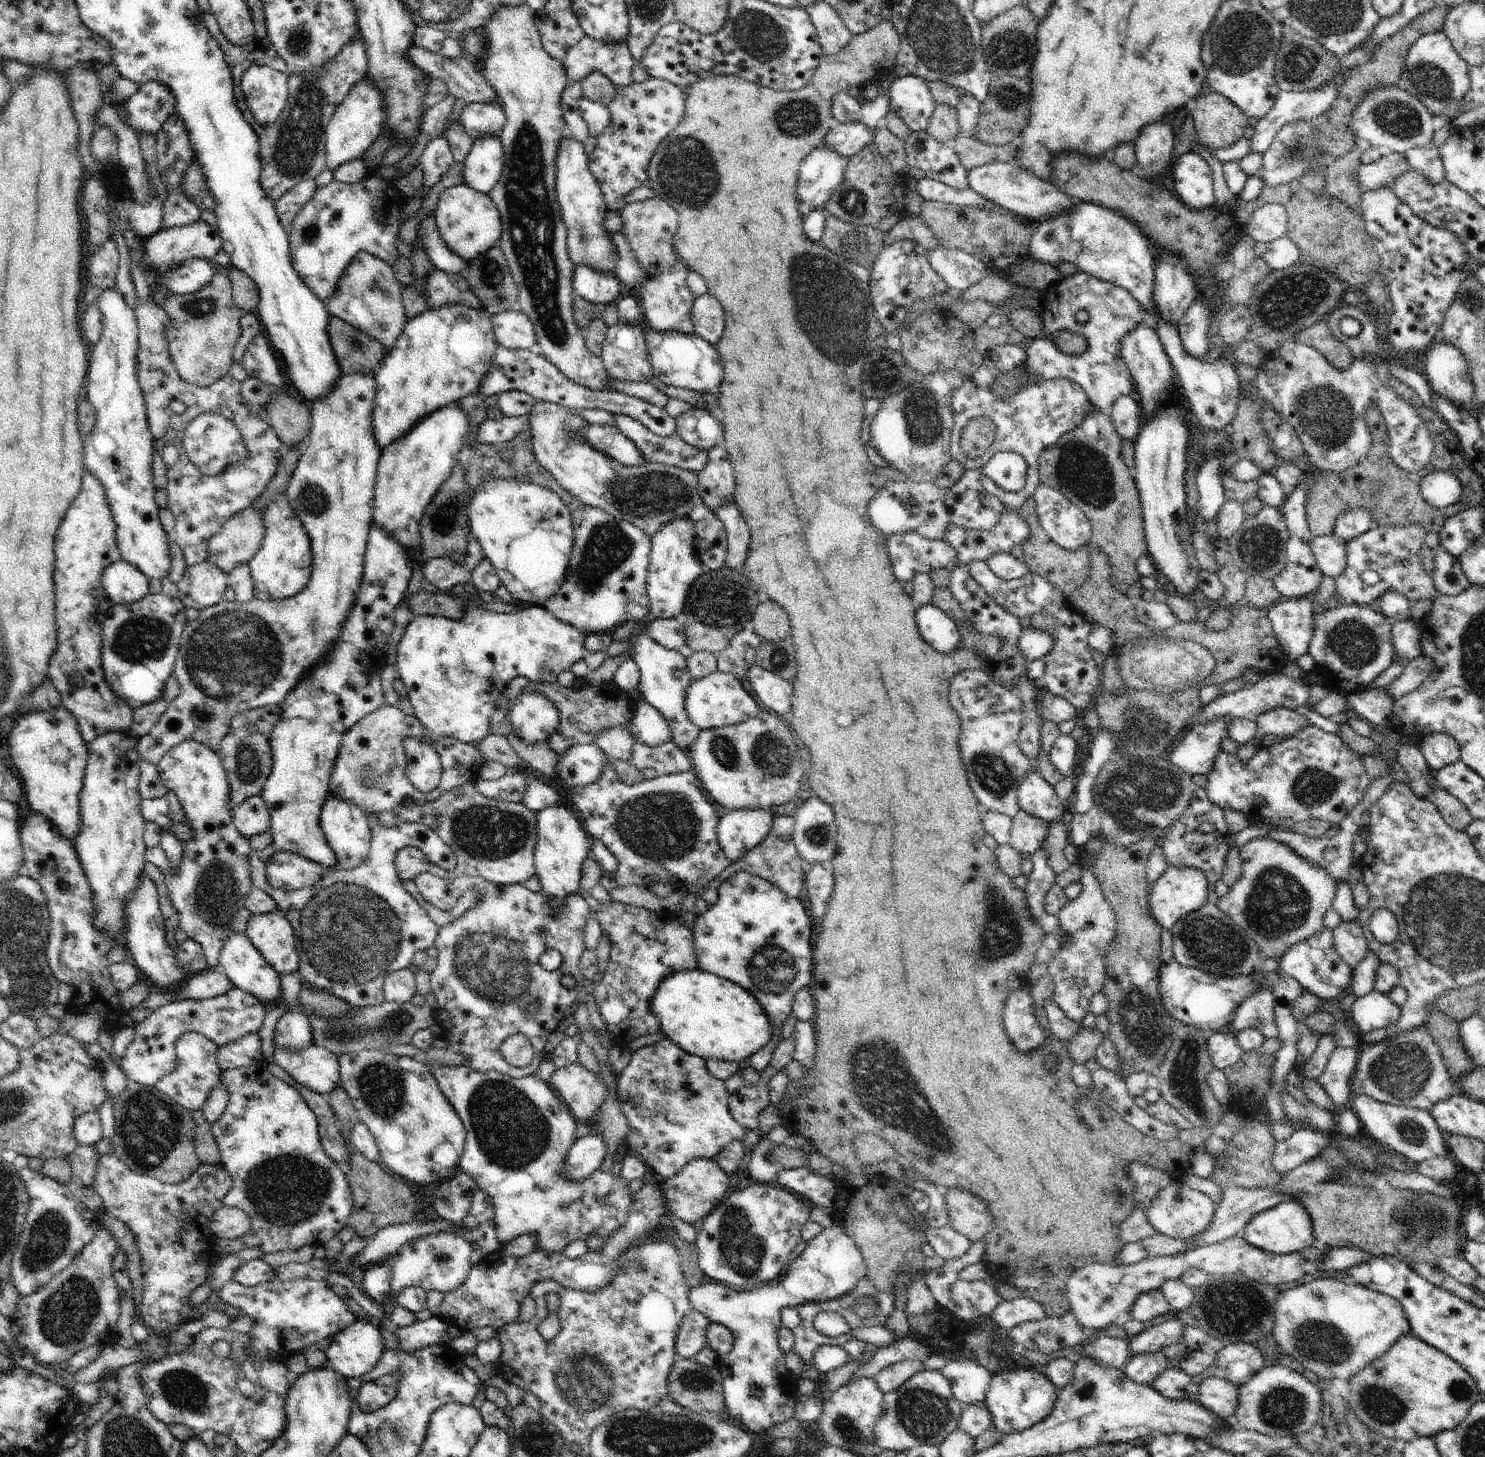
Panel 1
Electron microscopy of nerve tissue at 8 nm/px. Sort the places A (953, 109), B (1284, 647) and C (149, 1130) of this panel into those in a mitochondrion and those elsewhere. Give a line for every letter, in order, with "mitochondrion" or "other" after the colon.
A: other
B: other
C: mitochondrion

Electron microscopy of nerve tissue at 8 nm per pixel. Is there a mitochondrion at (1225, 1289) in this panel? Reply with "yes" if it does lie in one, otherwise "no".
yes

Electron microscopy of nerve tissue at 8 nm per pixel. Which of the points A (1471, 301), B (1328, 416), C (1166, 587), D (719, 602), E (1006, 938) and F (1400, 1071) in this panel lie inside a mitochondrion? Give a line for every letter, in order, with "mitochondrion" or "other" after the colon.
A: mitochondrion
B: mitochondrion
C: other
D: mitochondrion
E: mitochondrion
F: mitochondrion

